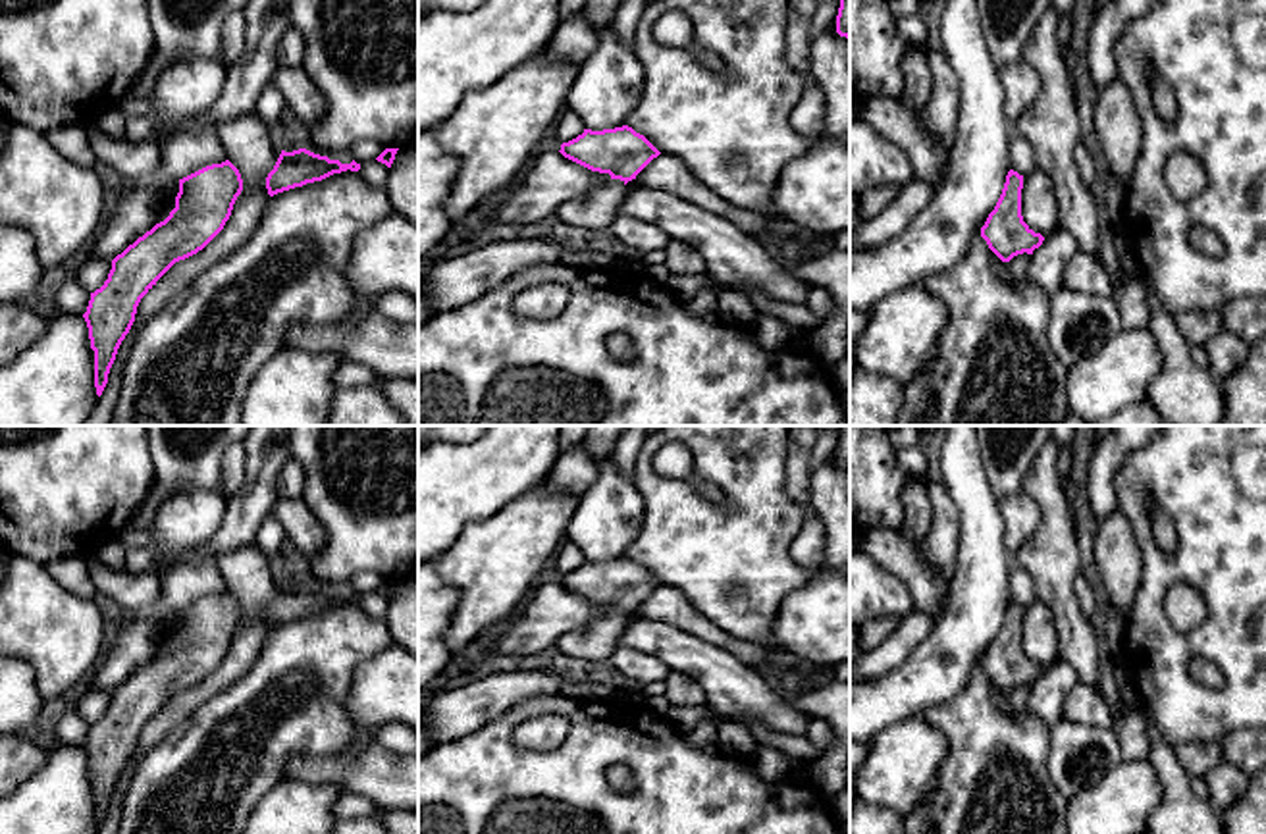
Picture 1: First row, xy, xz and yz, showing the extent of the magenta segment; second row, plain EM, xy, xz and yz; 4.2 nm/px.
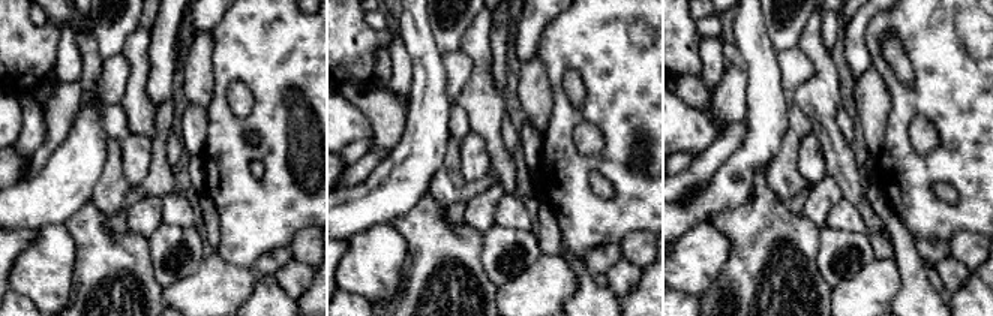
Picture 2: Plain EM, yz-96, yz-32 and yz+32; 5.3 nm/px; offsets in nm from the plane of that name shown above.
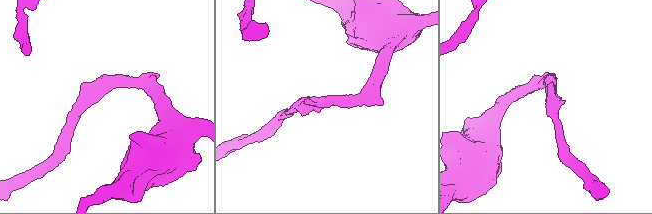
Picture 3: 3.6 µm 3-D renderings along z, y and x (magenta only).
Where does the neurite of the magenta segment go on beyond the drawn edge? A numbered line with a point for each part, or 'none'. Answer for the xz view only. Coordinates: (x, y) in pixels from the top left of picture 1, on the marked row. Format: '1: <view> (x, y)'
1: xz (596, 210)

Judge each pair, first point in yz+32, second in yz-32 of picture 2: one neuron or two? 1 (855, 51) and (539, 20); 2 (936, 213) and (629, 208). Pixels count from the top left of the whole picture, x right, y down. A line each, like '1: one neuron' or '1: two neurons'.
1: one neuron
2: one neuron

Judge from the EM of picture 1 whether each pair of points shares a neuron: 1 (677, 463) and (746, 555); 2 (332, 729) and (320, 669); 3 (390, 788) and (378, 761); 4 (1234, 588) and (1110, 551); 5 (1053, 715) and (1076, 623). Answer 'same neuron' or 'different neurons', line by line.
1: different neurons
2: same neuron
3: same neuron
4: different neurons
5: different neurons

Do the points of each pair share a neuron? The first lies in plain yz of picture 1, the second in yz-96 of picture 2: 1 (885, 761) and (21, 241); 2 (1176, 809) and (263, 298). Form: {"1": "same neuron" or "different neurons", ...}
{"1": "different neurons", "2": "same neuron"}

